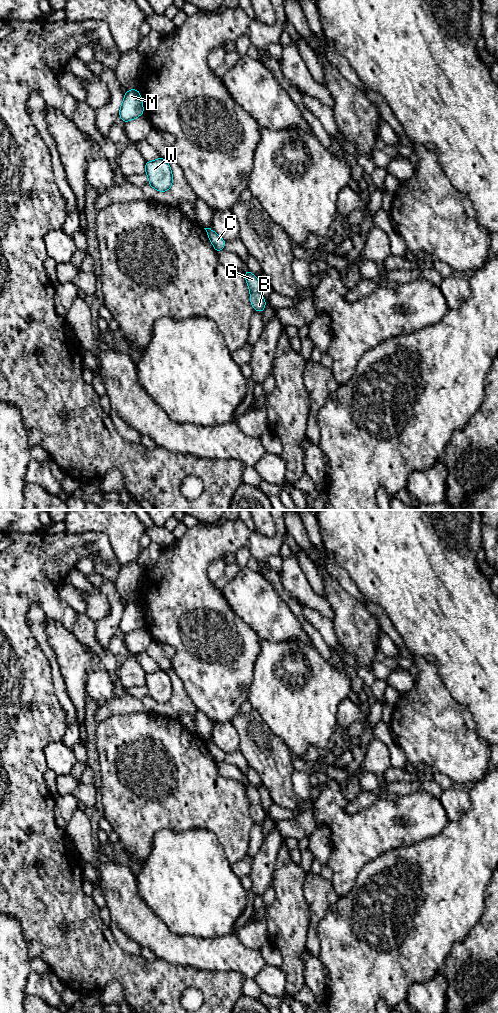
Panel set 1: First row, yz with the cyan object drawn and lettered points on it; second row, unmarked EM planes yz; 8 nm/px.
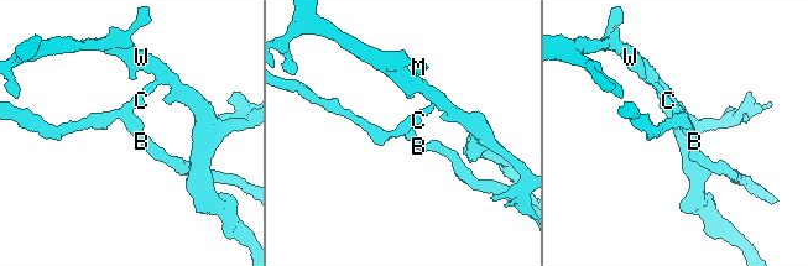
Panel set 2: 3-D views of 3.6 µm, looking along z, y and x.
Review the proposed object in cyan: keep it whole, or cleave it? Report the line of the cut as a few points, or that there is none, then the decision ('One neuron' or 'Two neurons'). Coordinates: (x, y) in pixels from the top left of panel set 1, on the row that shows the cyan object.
Split along yz (211, 229), (207, 232). Two neurons

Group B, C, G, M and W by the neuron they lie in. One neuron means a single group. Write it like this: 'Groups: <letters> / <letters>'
Groups: B C G / M W

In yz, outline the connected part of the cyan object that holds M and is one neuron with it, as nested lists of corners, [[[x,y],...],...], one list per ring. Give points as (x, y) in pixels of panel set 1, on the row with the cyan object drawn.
[[[138,89],[127,90],[120,106],[119,117],[124,123],[144,115],[143,101]]]

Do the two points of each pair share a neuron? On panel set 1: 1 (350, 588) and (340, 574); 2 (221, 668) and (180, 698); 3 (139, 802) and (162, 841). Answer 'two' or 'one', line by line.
1: one
2: two
3: two

